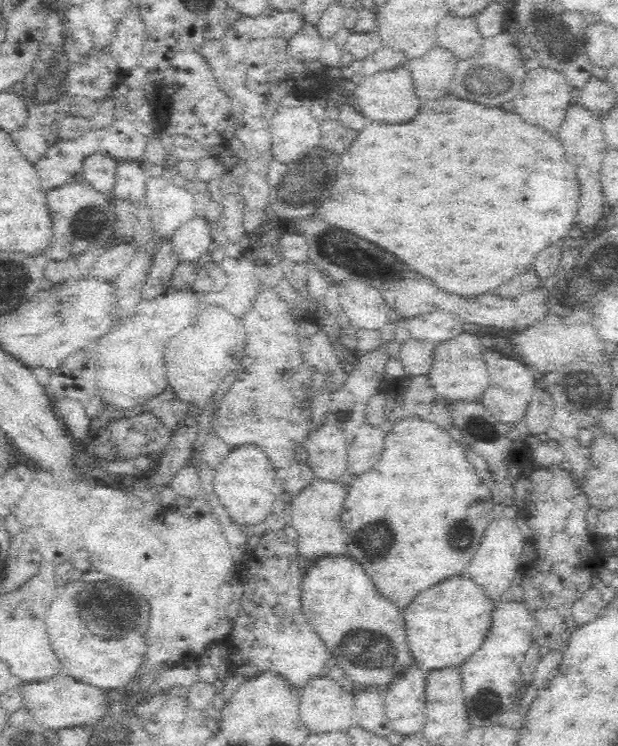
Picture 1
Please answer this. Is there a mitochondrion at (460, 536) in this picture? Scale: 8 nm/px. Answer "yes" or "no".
yes

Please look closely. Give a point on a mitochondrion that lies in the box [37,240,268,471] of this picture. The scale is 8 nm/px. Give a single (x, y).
(58, 306)

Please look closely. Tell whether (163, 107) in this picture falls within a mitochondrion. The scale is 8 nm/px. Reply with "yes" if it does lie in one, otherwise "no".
no

